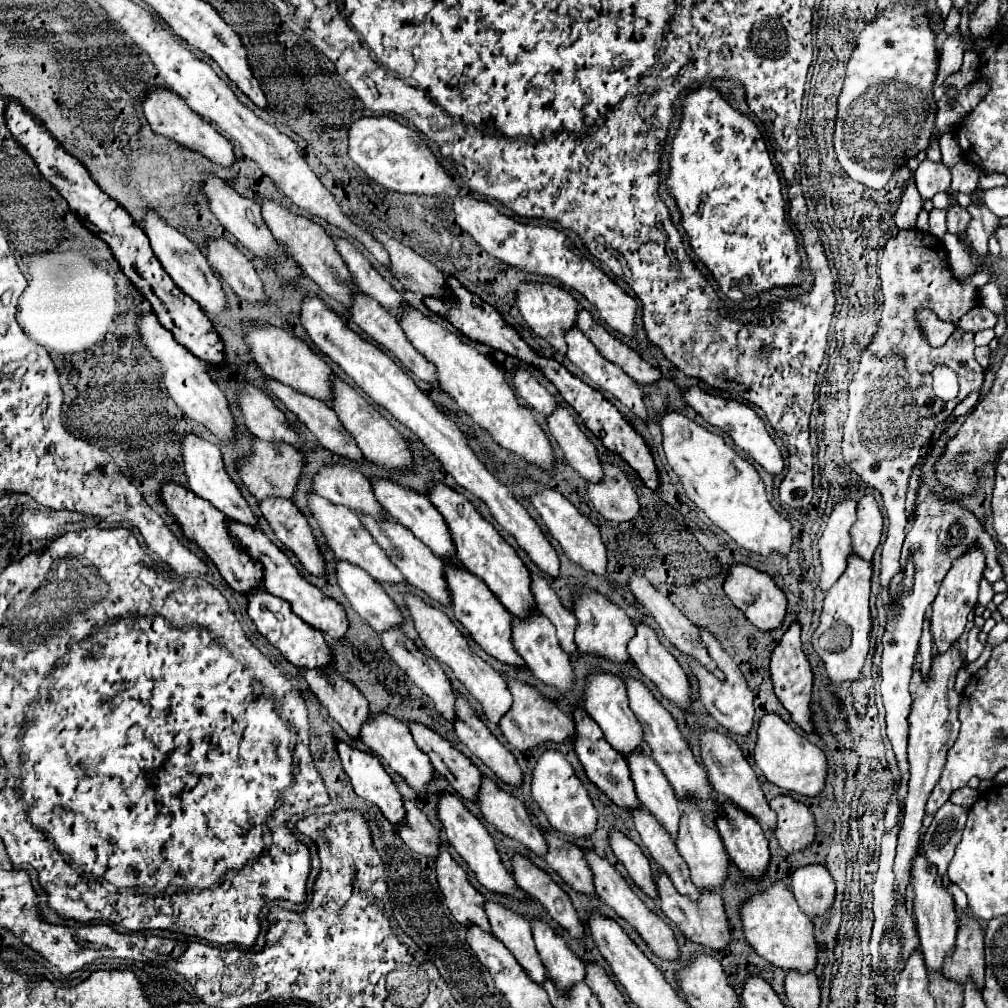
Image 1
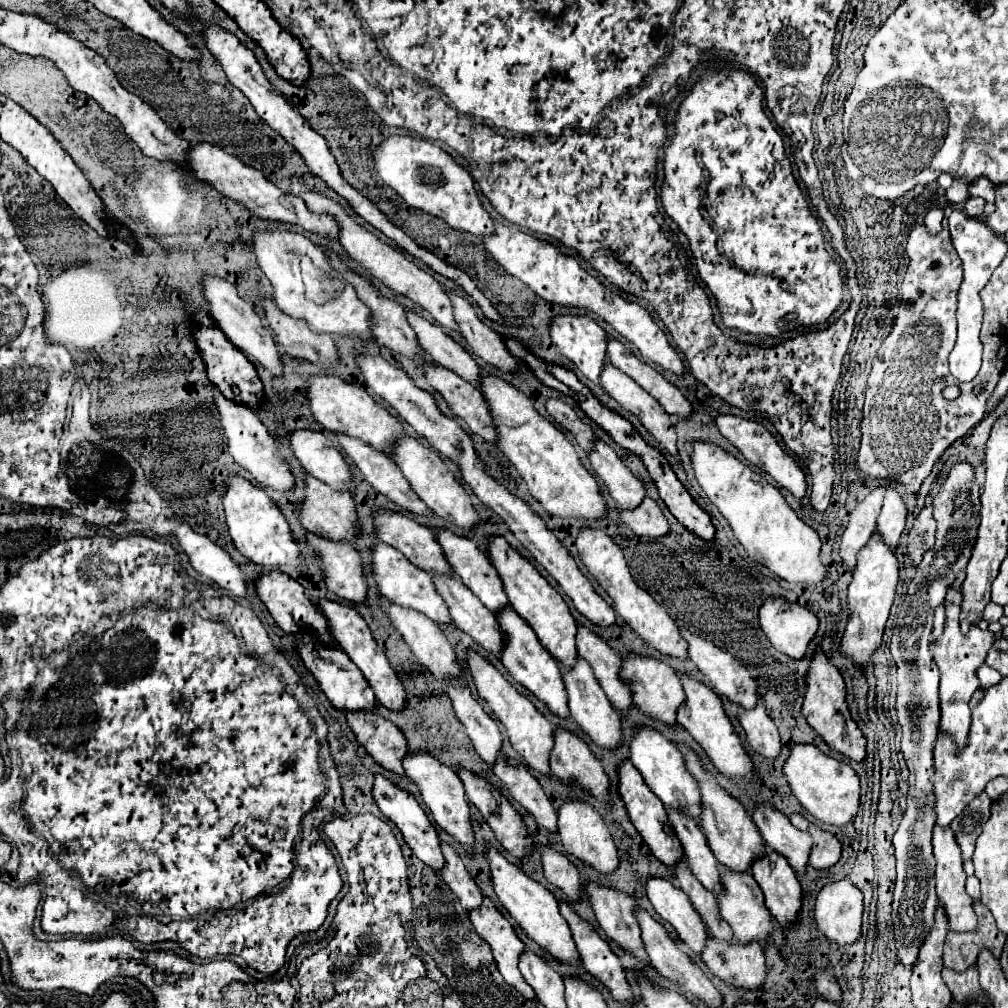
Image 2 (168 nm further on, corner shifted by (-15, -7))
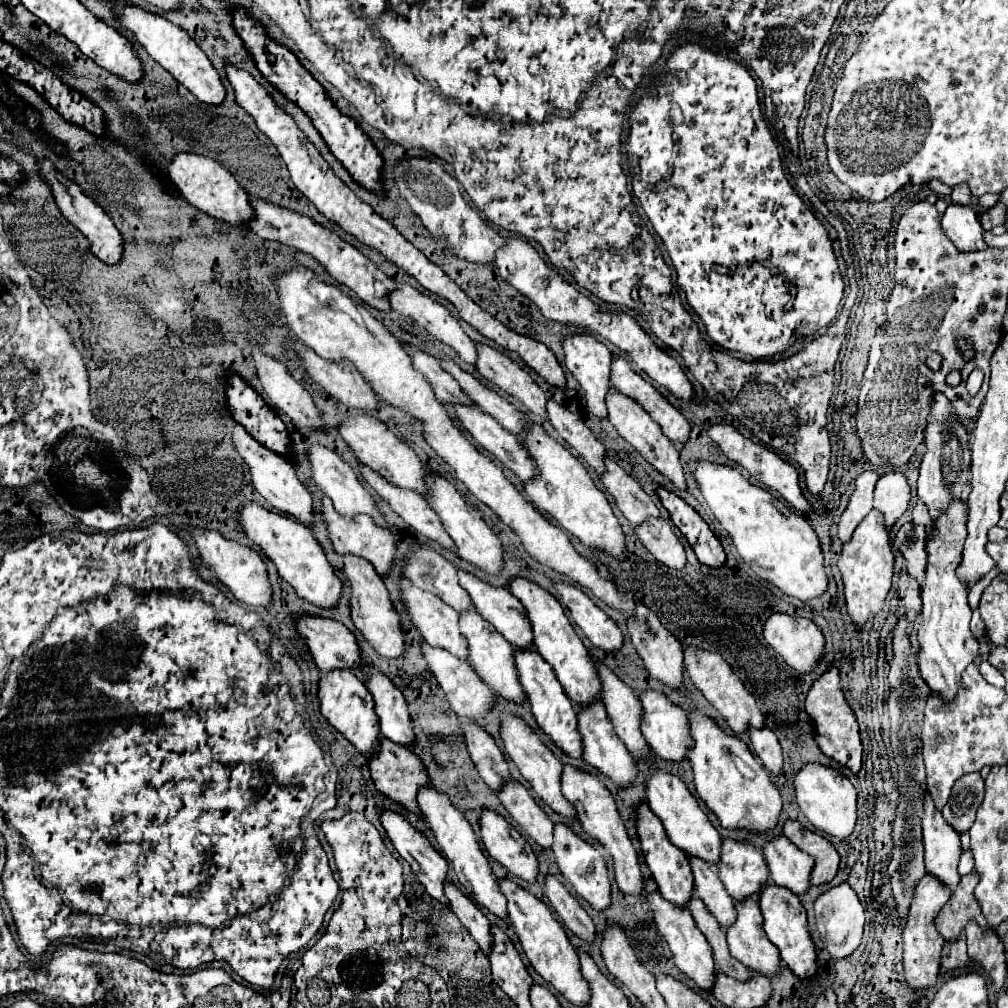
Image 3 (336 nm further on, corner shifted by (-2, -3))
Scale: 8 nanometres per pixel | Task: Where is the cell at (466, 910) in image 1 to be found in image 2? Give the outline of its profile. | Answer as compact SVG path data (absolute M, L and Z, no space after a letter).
M489 898L483 900L483 908L475 910L469 916L477 934L485 942L489 942L491 952L497 960L499 972L503 974L505 982L515 986L515 990L527 1000L535 1000L533 988L523 980L517 968L519 958L525 954L525 944L515 936L515 930L511 928L511 924L503 918L503 914L493 906Z

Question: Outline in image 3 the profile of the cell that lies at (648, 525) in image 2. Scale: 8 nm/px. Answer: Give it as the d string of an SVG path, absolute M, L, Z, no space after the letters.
M662 518L646 520L646 524L638 524L634 528L634 532L640 538L640 542L662 564L666 564L670 568L682 568L686 564L684 548L666 520L662 520Z

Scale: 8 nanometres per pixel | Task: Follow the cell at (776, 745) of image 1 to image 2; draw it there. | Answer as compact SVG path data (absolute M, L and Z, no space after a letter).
M797 744L791 748L791 756L787 758L785 776L803 808L823 824L847 826L855 820L861 790L859 776L849 764L837 762L835 758L821 754L813 744Z

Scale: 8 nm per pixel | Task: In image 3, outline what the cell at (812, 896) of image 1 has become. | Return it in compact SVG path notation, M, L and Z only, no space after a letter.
M842 882L842 884L822 892L814 904L814 912L816 912L816 926L820 932L820 938L826 944L826 950L834 958L846 958L848 954L852 954L858 948L862 930L864 930L864 908L848 882Z

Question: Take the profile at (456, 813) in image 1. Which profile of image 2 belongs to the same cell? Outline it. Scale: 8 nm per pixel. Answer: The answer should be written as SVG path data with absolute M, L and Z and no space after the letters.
M489 848L487 860L489 860L489 866L491 866L491 880L493 880L493 888L495 888L497 898L507 908L507 912L517 920L517 924L525 930L525 934L533 942L537 942L547 954L551 954L557 962L579 966L581 956L579 956L577 946L571 938L569 926L559 912L557 898L545 886L541 886L539 882L525 876L515 864L509 864L495 848Z

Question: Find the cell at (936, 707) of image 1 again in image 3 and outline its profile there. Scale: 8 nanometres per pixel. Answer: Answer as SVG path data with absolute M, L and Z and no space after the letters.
M952 500L950 508L938 518L938 522L934 522L934 530L930 532L932 540L928 542L928 566L926 566L926 586L922 590L922 614L924 614L924 624L918 630L918 664L920 664L920 674L926 680L926 684L930 686L930 690L938 692L938 696L942 696L944 702L954 700L954 696L958 694L958 682L962 682L962 672L966 670L968 664L972 664L976 660L978 652L978 640L972 636L968 624L970 624L970 616L972 610L968 606L968 588L966 584L962 584L956 576L956 566L962 560L962 548L964 548L964 540L966 540L966 506L962 504L962 500Z

